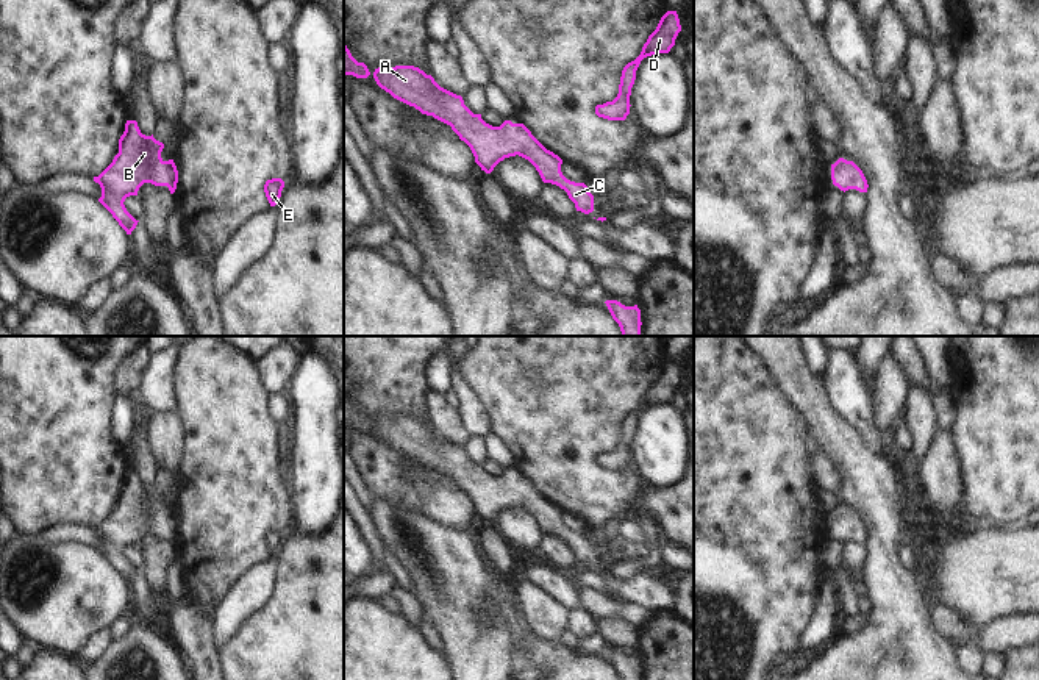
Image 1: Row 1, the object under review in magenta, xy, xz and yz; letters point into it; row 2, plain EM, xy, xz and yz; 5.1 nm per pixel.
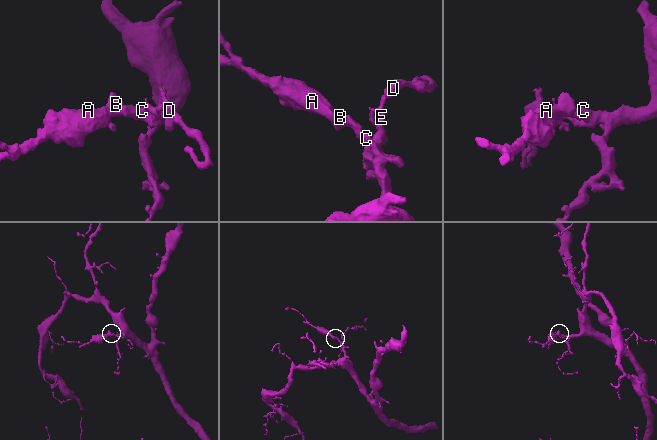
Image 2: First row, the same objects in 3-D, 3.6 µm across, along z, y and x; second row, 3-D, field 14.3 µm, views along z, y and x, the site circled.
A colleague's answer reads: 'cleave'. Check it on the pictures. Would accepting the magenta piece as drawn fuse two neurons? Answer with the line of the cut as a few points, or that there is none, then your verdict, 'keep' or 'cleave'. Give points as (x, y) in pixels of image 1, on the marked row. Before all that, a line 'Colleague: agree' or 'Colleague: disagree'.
Colleague: disagree
cut none; keep

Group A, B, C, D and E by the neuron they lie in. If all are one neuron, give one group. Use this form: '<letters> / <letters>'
A B C D E

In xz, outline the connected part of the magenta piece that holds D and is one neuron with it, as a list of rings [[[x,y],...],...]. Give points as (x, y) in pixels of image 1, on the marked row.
[[[667,11],[656,30],[648,36],[647,42],[642,47],[641,55],[628,63],[620,77],[619,94],[612,102],[606,102],[603,105],[595,106],[595,114],[598,117],[608,120],[625,120],[630,114],[630,95],[631,88],[636,80],[636,70],[641,61],[647,56],[658,55],[658,53],[669,53],[670,48],[675,45],[675,39],[681,31],[680,19],[677,11]]]

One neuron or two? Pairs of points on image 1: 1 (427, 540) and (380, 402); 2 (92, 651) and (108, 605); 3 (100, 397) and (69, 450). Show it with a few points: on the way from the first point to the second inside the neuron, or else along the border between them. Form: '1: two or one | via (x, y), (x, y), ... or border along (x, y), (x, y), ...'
1: two | border along (382, 497), (396, 505), (421, 510), (449, 527)
2: two | border along (107, 629), (96, 630), (77, 652)
3: one | via (88, 410), (69, 429), (69, 438)

